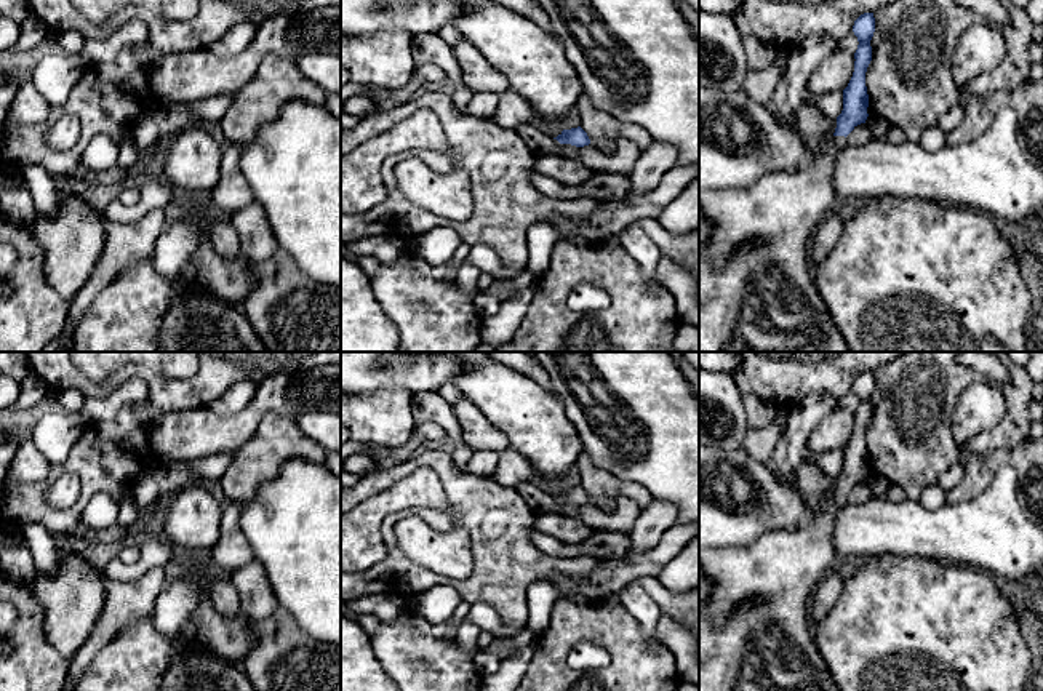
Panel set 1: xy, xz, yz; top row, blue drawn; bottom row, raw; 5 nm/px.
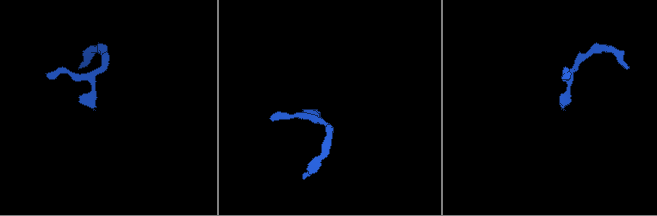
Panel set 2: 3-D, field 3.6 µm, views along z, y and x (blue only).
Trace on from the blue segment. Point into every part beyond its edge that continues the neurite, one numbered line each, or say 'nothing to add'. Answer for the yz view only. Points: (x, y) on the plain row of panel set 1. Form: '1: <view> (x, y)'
1: yz (754, 627)

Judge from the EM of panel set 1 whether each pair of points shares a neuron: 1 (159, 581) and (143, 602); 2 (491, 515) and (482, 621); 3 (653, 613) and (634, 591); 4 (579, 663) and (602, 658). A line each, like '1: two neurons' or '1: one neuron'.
1: one neuron
2: two neurons
3: one neuron
4: one neuron

